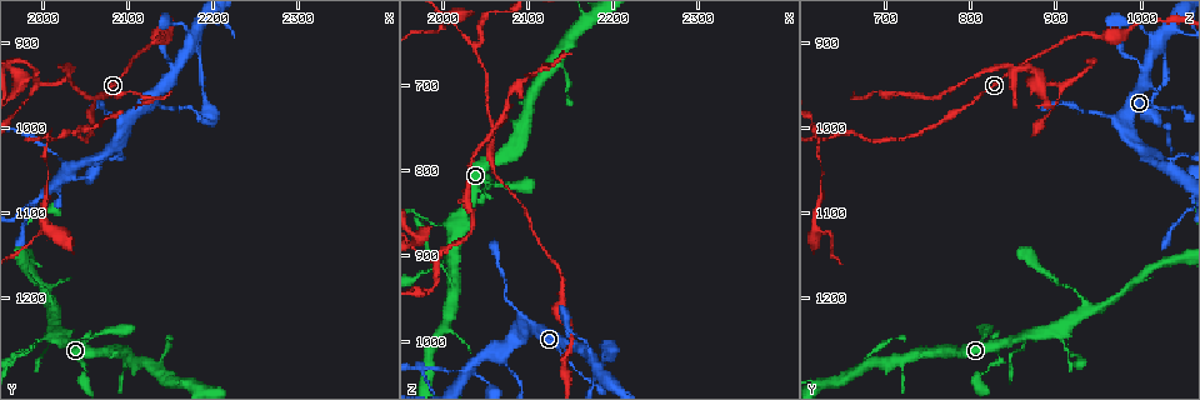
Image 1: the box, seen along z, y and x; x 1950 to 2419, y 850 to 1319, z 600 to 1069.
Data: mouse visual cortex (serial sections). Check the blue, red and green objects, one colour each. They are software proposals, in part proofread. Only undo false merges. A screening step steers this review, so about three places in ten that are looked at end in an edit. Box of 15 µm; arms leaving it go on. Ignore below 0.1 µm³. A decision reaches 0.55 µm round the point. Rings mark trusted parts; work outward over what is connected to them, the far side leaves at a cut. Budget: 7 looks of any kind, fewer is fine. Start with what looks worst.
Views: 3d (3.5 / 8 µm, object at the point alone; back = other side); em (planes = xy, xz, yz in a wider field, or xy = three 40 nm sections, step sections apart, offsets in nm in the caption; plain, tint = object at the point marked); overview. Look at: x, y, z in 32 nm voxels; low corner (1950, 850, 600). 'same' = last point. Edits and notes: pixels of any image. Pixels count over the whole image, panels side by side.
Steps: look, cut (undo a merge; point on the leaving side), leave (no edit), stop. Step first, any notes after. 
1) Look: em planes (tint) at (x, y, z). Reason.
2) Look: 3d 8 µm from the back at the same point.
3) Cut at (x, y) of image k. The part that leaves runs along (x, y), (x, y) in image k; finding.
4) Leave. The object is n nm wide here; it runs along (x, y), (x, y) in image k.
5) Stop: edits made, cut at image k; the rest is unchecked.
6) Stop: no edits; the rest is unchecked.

Look: 3d 3.5 µm at (2100, 995, 980). Branch point.

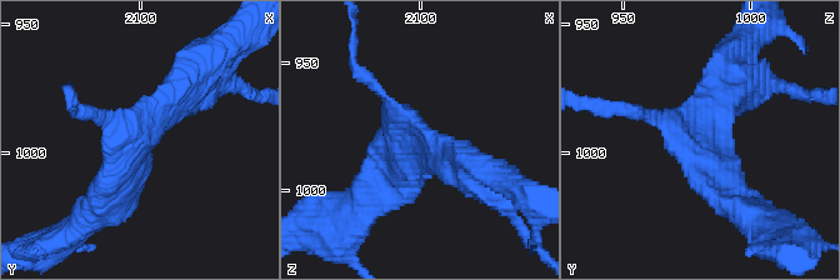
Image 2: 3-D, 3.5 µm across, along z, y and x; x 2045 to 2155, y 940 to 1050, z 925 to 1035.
Look: em xy step 2 (tint) at (2102, 993, 982). 3 arms meet here; the arms are 150, 350, 450 nm wide.

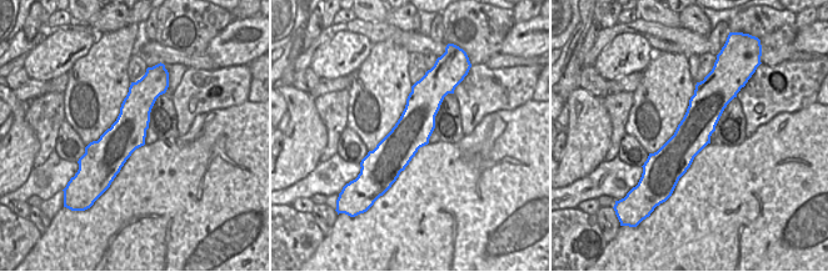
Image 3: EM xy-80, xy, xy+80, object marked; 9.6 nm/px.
Leave. The object is 360 nm wide here; it runs along (430, 82), (388, 181) in image 3; one cell here.

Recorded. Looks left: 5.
Look: 3d 3.5 µm from the back at (2030, 1055, 1035).

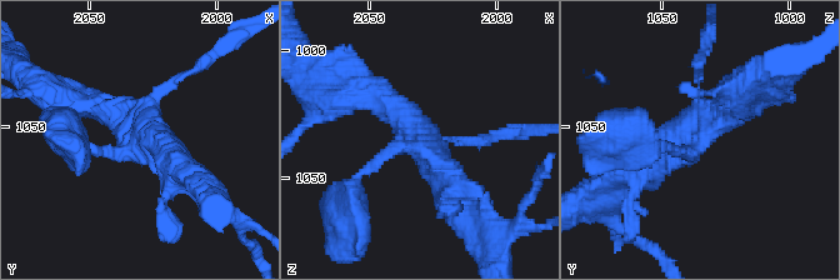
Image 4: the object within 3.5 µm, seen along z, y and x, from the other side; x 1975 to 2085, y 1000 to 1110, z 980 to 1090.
Look: em xy step 5 (tint) at (2028, 1052, 1038). 4 arms meet here; the arms are 100, 150, 300, 400 nm wide; now the EM.

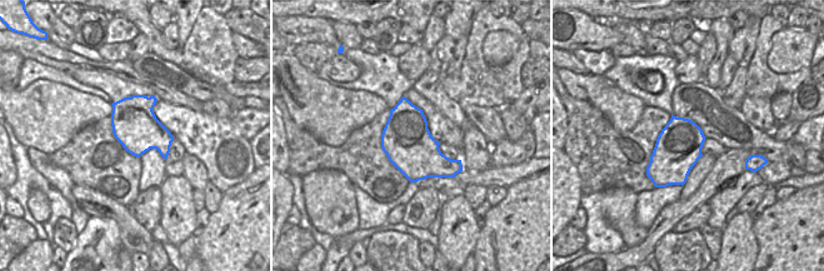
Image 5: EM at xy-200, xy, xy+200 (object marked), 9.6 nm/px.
Leave. Continuous, no second cell.

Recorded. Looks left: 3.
Look: 3d 3.5 µm at (2015, 1245, 870). Side arm on a straight run.

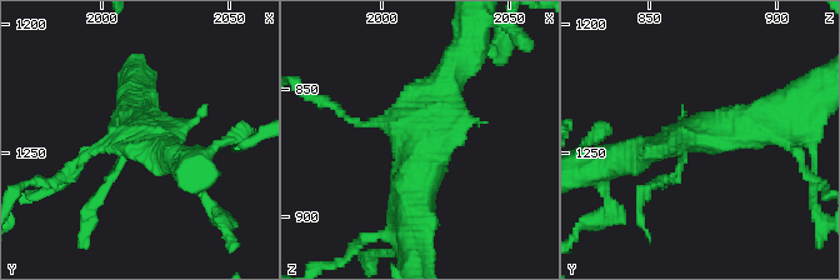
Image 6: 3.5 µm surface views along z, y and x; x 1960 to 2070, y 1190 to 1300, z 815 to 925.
Look: em xy step 3 (tint) at (2017, 1244, 868).

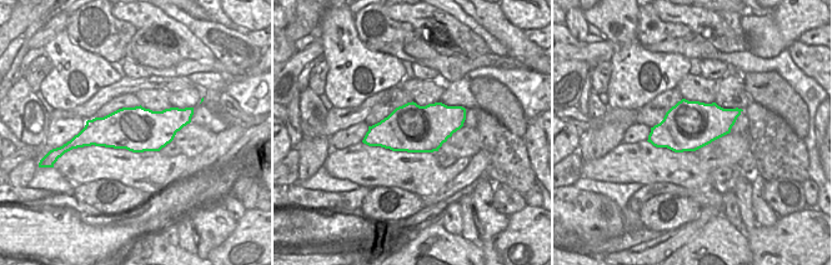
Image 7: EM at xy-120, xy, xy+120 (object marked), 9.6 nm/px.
Leave. It runs along (459, 64), (420, 148), (413, 209) in image 6; all the same cell.

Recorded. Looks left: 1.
Stop: no edits; the rest is unchecked.

